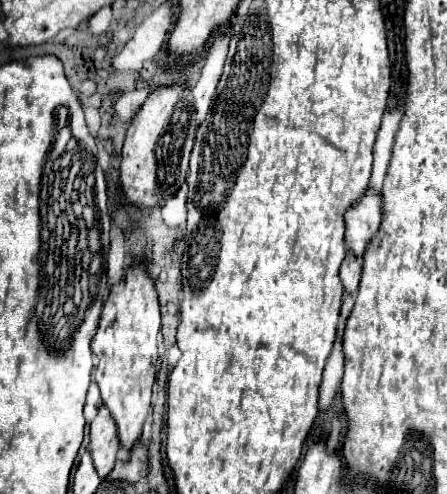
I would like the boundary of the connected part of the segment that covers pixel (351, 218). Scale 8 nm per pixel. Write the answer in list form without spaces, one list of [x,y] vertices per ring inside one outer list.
[[[367,187],[365,195],[345,211],[345,243],[349,249],[353,249],[353,253],[357,253],[357,257],[363,257],[365,245],[379,229],[383,217],[381,207],[381,195],[373,187]]]

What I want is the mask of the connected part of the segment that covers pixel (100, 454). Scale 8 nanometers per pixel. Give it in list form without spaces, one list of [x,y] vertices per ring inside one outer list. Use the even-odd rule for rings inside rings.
[[[103,405],[99,407],[99,413],[91,423],[91,443],[89,443],[89,451],[93,455],[99,477],[107,477],[111,473],[119,449],[121,441],[117,435],[117,425],[109,409]]]

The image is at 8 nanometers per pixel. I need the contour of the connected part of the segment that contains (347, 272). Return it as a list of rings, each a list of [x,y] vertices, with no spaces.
[[[347,251],[341,263],[341,283],[345,289],[349,289],[349,293],[357,293],[359,279],[361,279],[361,263],[351,251]]]

